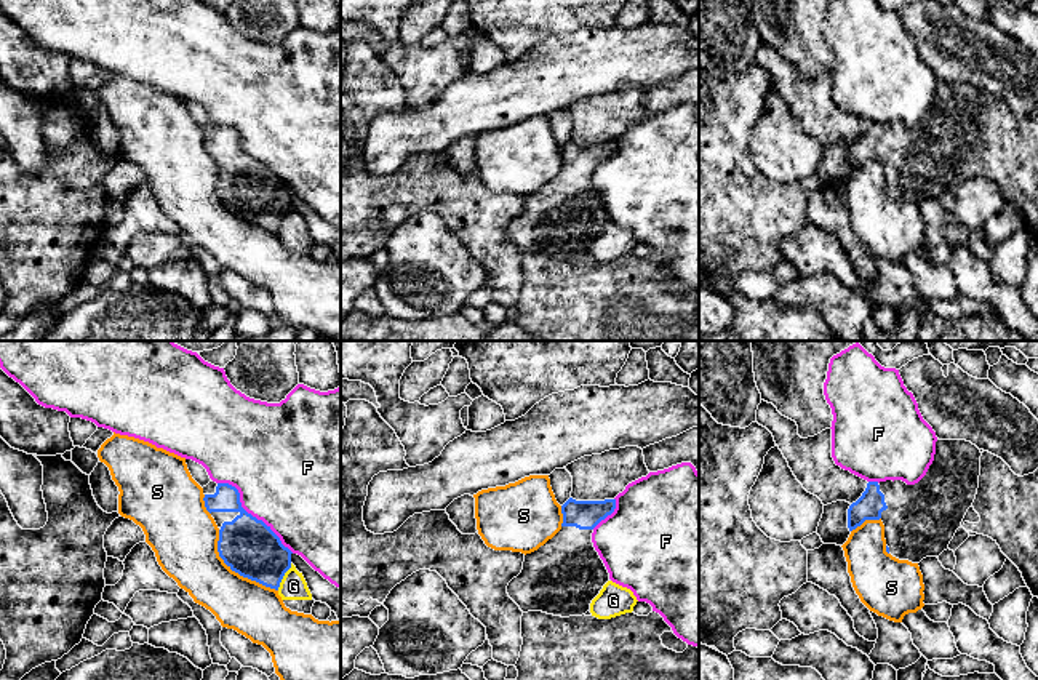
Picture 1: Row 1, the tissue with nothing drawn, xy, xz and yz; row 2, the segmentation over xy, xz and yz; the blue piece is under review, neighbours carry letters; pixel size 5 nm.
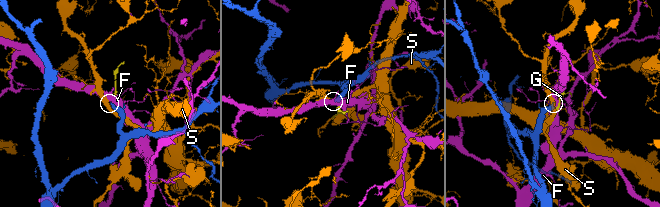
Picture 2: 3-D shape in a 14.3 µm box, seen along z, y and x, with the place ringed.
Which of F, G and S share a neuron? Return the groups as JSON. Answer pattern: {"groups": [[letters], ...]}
{"groups": [["F"], ["G"], ["S"]]}

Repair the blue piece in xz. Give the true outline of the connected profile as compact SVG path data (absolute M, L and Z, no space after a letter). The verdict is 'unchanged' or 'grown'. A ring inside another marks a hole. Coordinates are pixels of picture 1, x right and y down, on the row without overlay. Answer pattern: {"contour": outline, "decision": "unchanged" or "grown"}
{"contour": "M616 141L576 142L561 147L561 171L537 192L526 195L521 214L507 227L523 254L582 258L611 222L592 184L593 170L611 157Z", "decision": "grown"}

